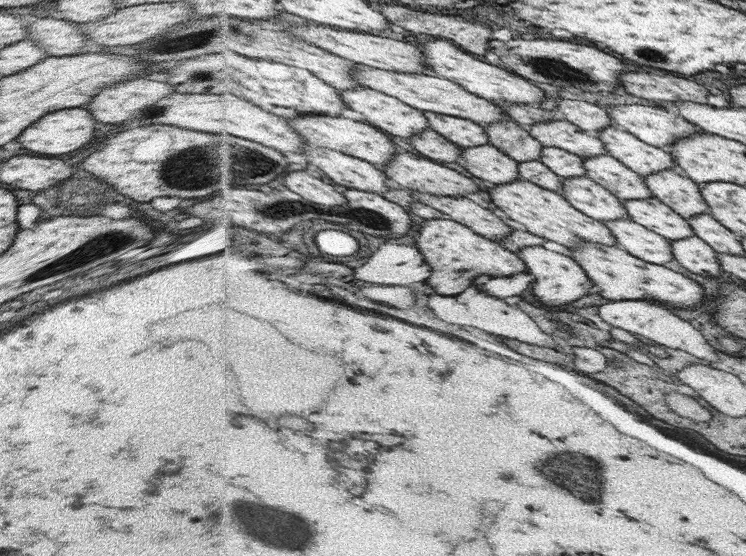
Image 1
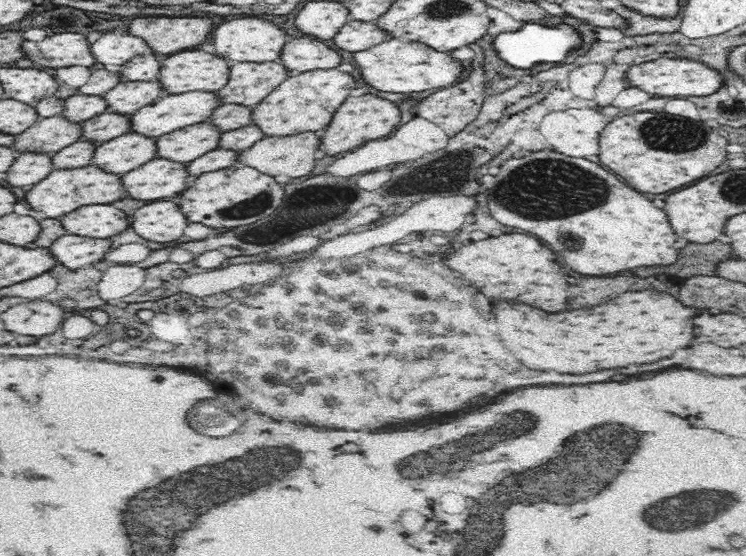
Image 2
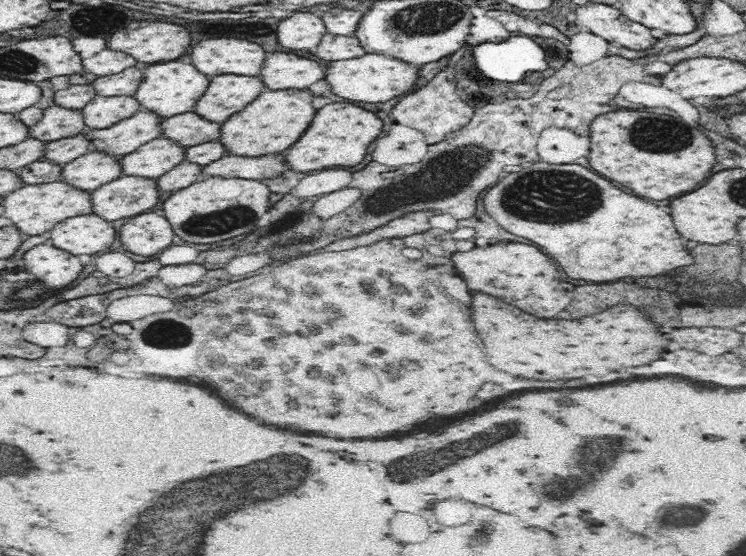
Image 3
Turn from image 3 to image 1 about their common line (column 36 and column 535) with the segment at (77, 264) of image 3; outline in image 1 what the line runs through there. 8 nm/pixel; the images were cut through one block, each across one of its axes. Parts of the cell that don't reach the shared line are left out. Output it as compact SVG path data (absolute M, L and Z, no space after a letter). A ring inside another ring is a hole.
M536 245L521 248L517 255L527 265L527 273L534 276L532 282L534 296L543 304L548 304L553 310L552 306L570 304L582 296L600 292L600 289L588 278L587 272L584 272L584 269L572 260L572 257Z

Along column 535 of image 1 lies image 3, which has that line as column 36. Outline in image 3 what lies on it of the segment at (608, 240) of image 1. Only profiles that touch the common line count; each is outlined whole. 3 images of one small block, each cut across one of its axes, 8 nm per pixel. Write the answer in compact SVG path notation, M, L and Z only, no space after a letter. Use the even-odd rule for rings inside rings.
M62 180L24 185L23 188L5 195L1 204L5 208L2 215L10 218L14 226L20 229L26 237L44 234L64 219L92 213L91 192L75 188L74 185Z

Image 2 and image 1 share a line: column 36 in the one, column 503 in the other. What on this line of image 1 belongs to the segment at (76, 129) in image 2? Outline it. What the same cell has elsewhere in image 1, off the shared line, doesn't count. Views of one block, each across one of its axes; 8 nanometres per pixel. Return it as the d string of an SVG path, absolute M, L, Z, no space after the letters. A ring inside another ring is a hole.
M511 119L496 121L486 127L489 143L516 163L540 161L543 144Z

